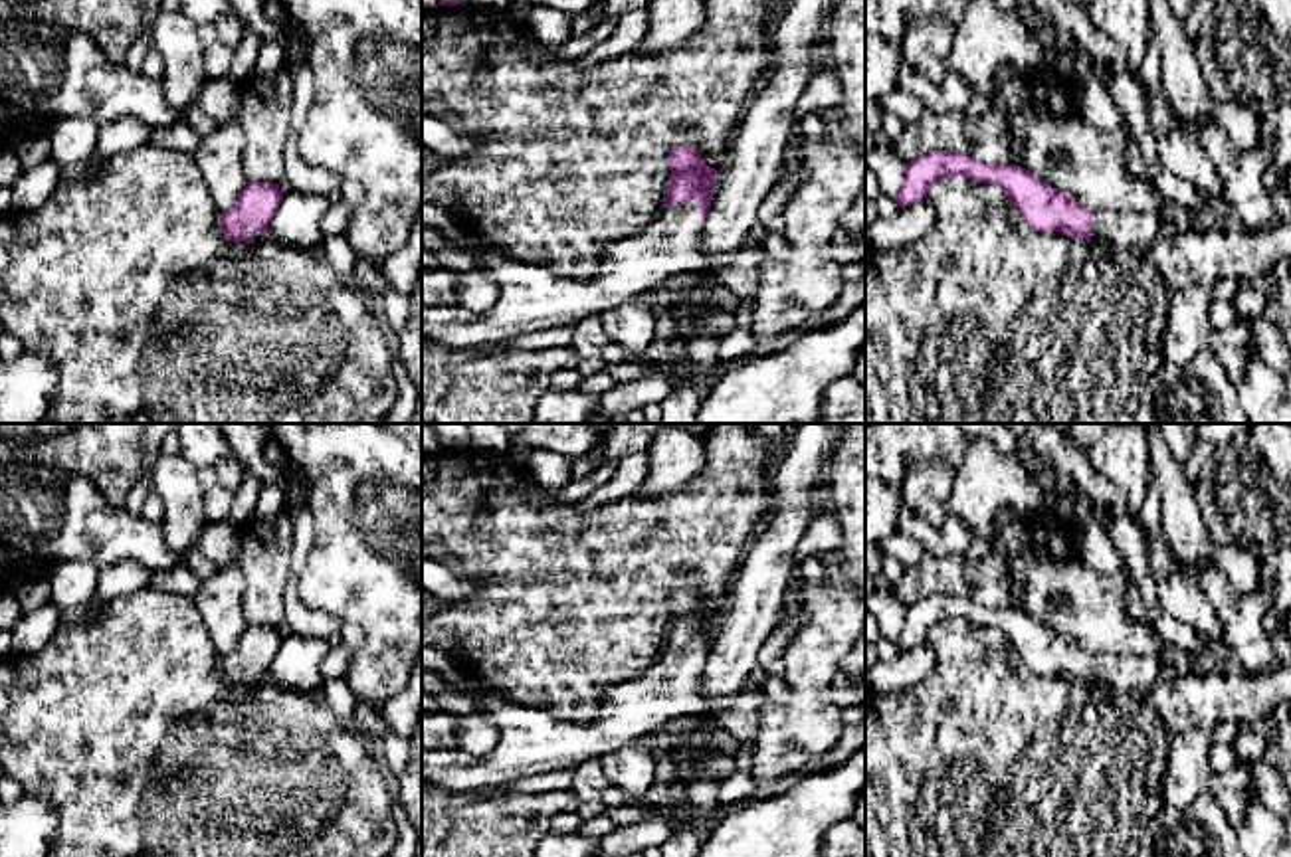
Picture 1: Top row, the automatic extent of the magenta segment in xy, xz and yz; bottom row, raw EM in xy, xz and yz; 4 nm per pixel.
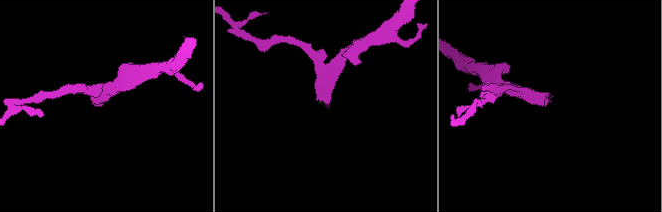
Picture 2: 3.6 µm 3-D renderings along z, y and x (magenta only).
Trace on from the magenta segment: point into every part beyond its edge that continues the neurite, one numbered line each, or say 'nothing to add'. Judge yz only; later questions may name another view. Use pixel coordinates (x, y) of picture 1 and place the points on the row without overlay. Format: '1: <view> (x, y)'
1: yz (1131, 673)

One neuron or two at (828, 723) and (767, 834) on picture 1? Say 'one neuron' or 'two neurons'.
two neurons

